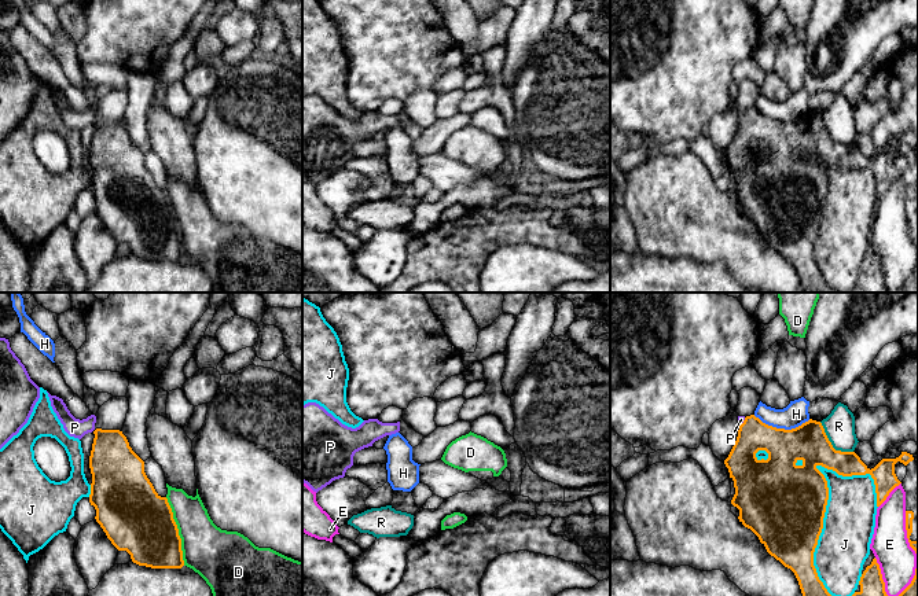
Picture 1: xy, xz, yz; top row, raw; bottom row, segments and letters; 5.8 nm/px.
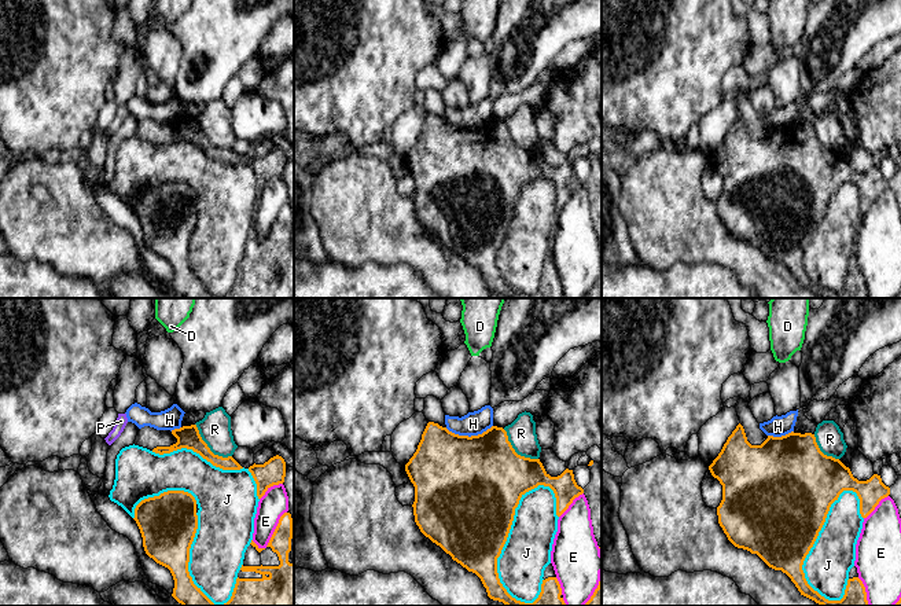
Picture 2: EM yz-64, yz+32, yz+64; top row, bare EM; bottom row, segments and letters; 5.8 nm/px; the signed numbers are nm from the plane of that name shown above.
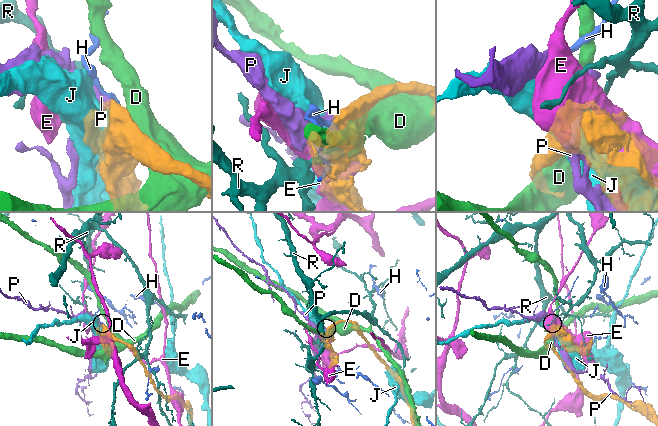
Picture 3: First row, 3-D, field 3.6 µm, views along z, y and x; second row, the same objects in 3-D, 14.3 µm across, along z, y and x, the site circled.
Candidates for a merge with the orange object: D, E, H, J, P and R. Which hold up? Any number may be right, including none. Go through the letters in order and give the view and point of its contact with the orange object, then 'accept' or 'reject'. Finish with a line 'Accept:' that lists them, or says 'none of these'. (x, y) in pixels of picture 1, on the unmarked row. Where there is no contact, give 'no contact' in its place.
D: contact xy (177, 224); reject
E: contact yz (917, 250); reject
H: contact yz (782, 121); reject
J: contact yz (818, 230); reject
P: contact yz (744, 114); reject
R: contact yz (830, 136); reject
Accept: none of these

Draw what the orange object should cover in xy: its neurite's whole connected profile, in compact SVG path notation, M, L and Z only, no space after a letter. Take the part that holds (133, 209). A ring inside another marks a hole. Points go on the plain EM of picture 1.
M96 121L93 126L89 195L96 202L96 214L111 236L118 243L126 243L133 255L151 261L181 261L181 231L172 200L147 170L144 154L132 143L122 124Z

